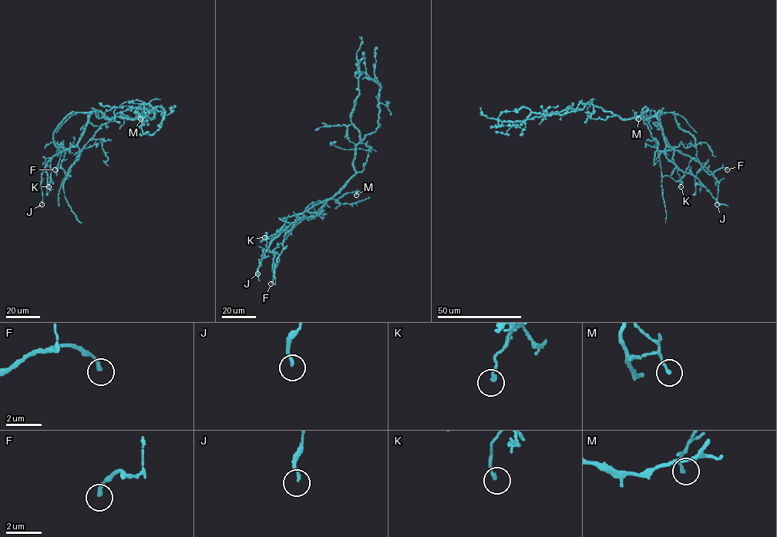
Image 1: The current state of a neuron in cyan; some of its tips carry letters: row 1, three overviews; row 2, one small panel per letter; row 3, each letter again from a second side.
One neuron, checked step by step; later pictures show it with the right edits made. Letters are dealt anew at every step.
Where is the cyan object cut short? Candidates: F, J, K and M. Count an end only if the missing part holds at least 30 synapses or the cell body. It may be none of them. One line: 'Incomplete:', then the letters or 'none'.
Incomplete: none

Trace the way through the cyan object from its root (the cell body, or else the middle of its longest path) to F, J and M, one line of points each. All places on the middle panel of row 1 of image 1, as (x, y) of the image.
F: (341, 188), (316, 216), (306, 216), (291, 229), (274, 236), (269, 251), (277, 253), (270, 283)
J: (341, 188), (331, 197), (298, 213), (296, 220), (272, 241), (261, 260), (257, 273)
M: (341, 188), (330, 199), (337, 199), (348, 192), (359, 190), (356, 195)

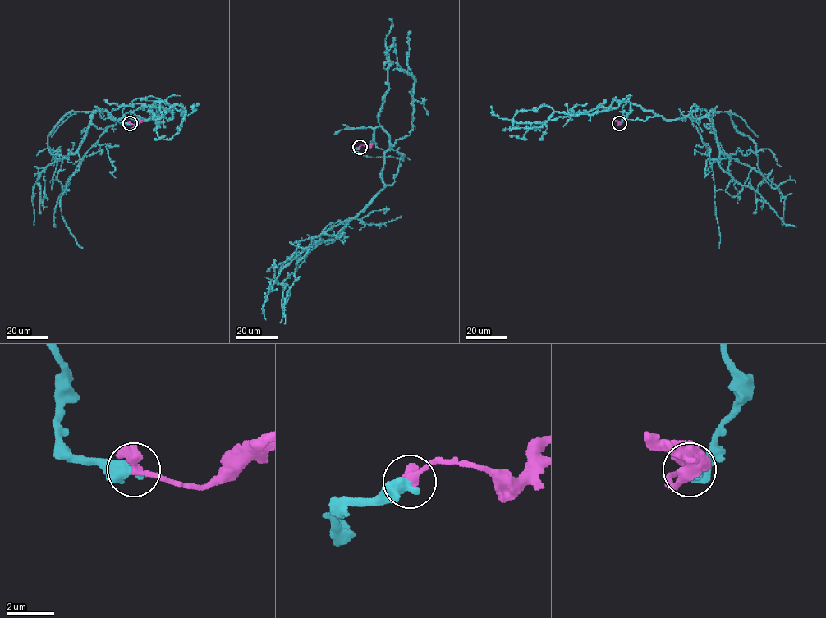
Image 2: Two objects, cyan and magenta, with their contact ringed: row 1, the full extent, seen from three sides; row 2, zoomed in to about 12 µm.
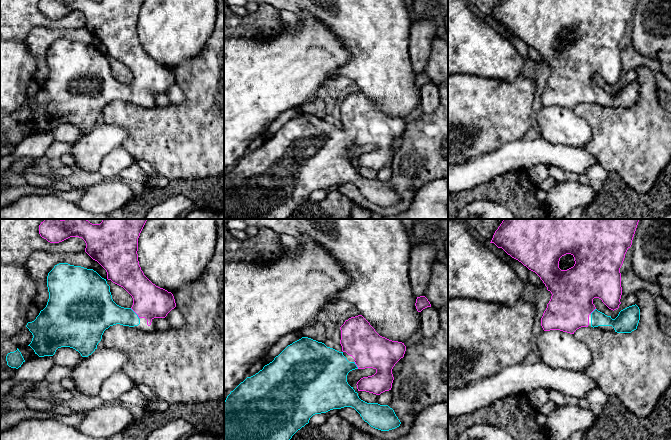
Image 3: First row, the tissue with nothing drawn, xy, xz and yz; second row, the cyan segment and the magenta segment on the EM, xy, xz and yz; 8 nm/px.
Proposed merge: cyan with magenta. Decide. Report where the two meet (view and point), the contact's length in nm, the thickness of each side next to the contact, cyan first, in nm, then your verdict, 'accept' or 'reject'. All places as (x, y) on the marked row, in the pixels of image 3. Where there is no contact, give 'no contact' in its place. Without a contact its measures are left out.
xy (135, 313) | 110 nm | 240/280 nm | accept

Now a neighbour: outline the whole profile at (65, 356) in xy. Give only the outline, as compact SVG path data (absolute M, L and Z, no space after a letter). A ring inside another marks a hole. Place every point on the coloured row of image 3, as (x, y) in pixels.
M58 348L52 356L54 364L61 367L75 367L81 360L81 354L73 348Z

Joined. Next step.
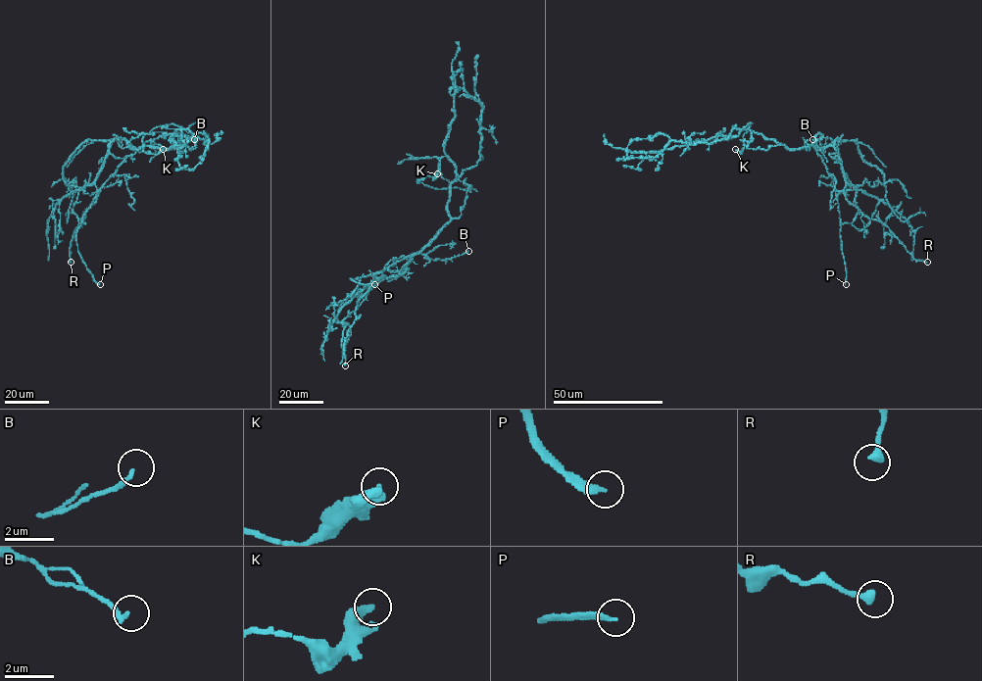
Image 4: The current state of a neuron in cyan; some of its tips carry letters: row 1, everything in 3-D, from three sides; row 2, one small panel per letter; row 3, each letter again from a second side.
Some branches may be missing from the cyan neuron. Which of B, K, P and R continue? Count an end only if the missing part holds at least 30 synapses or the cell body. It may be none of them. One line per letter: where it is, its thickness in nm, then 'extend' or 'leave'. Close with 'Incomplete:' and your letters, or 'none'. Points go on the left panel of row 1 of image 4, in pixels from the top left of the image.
B: place (194, 139); calibre 160 nm; leave
K: place (163, 149); calibre 360 nm; leave
P: place (100, 284); calibre 200 nm; extend
R: place (71, 262); calibre 340 nm; leave
Incomplete: P

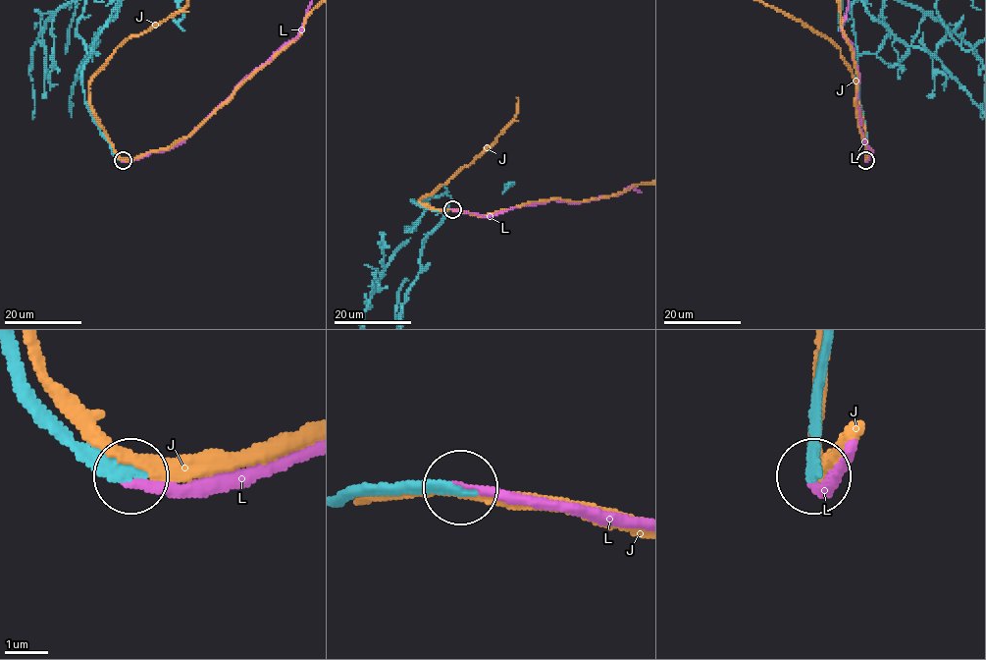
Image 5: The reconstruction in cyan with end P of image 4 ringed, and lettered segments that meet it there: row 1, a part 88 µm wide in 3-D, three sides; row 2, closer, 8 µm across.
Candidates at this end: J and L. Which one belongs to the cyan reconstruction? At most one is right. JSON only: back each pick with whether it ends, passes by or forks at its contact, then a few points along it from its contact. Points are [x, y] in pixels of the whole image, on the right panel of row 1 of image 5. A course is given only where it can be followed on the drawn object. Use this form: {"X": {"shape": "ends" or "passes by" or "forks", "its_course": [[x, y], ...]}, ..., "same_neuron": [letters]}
{"L": {"shape": "ends"}, "same_neuron": ["L"]}

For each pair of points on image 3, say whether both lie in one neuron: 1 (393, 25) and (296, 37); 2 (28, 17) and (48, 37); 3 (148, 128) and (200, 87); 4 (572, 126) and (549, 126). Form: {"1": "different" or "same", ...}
{"1": "different", "2": "different", "3": "same", "4": "same"}

